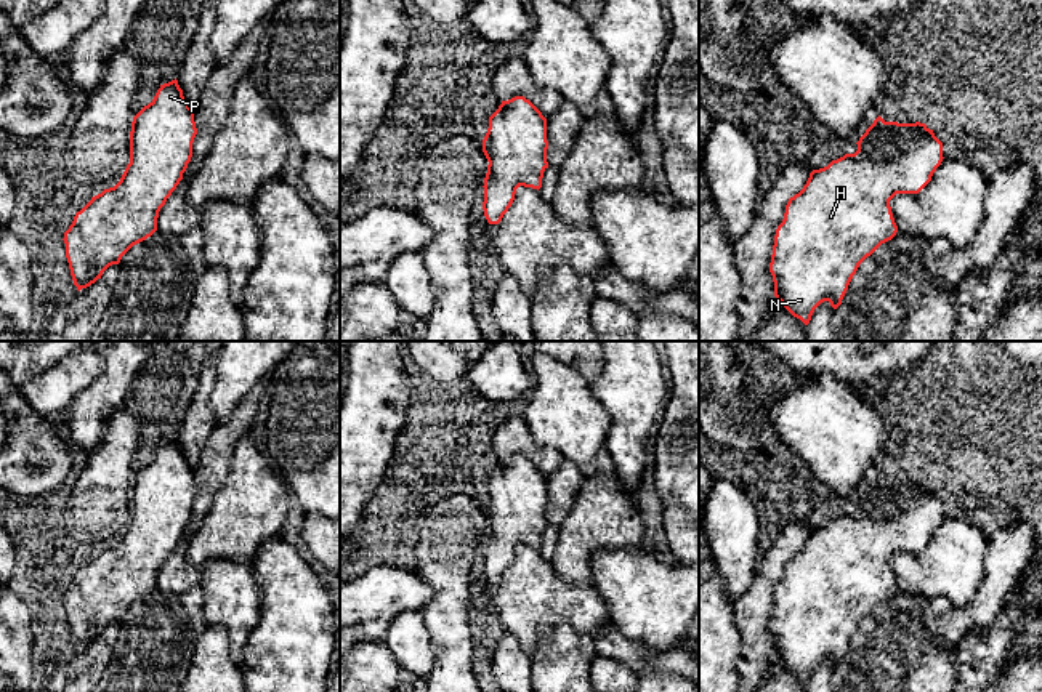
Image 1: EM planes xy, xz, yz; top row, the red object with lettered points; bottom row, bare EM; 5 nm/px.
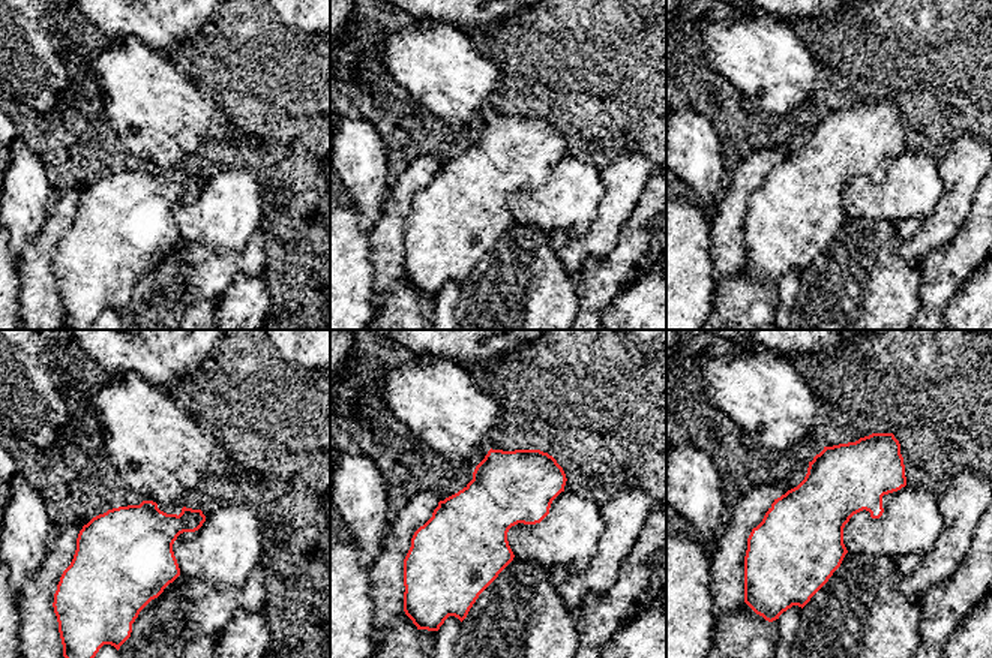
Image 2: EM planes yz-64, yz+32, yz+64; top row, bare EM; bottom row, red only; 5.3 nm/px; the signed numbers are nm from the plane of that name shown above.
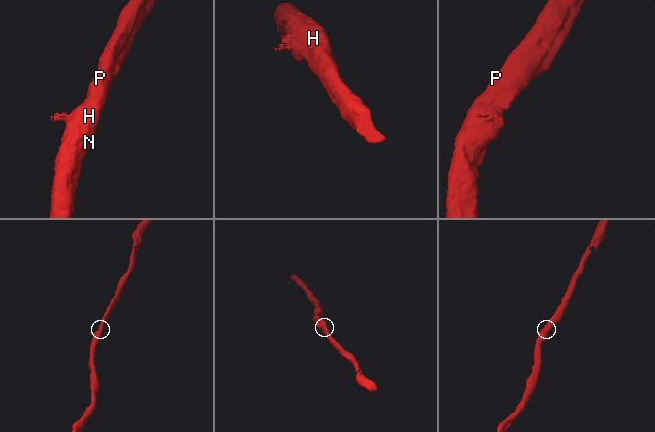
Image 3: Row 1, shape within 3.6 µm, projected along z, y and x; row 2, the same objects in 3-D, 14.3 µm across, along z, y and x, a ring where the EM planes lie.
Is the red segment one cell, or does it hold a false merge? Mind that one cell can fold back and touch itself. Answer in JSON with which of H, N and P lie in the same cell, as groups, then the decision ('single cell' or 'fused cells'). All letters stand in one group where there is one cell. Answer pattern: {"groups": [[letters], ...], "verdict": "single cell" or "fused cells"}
{"groups": [["H", "N", "P"]], "verdict": "single cell"}

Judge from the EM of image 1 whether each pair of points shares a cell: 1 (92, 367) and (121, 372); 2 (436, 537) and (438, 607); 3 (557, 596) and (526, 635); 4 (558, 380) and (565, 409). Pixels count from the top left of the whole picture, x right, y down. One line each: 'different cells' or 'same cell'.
1: different cells
2: same cell
3: same cell
4: same cell

